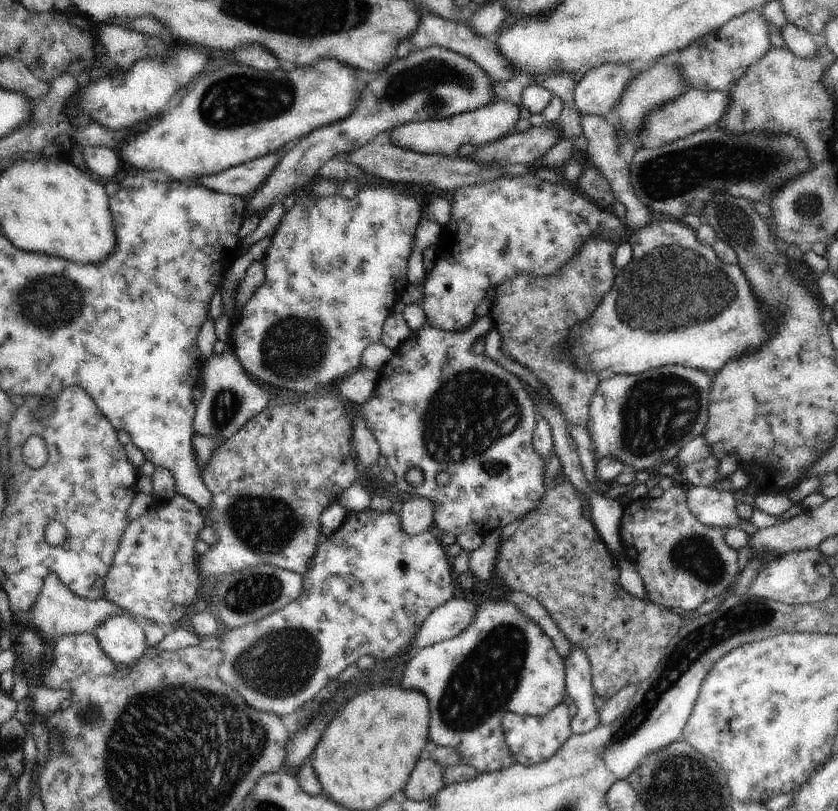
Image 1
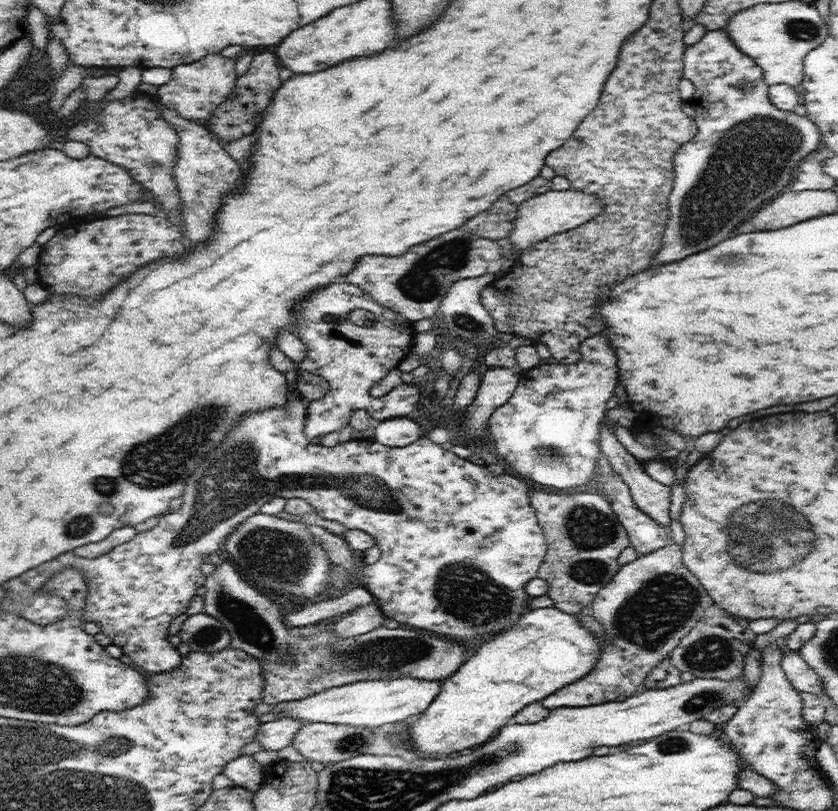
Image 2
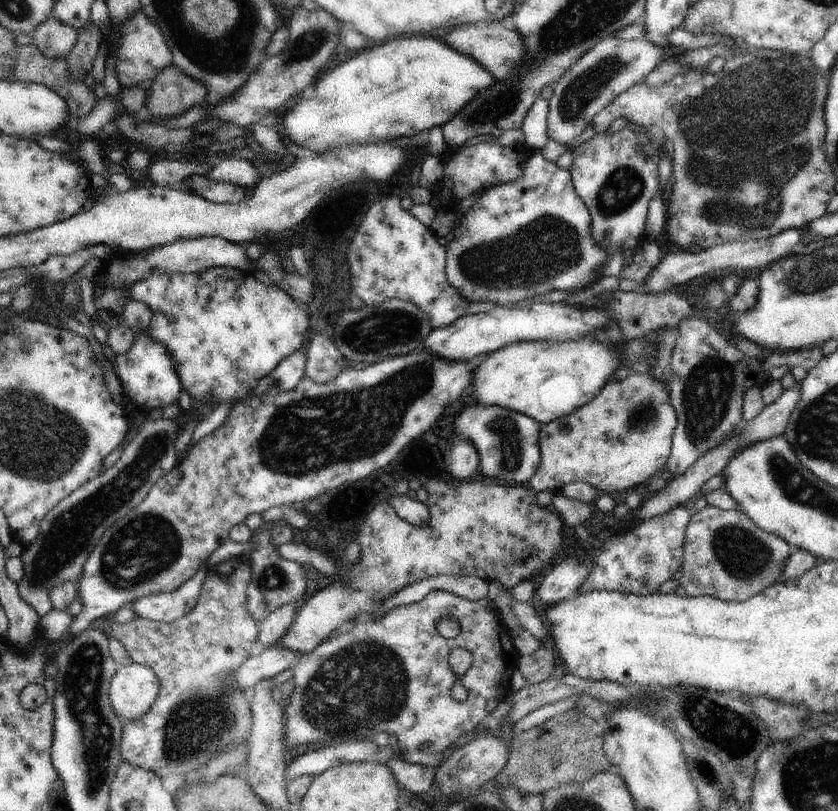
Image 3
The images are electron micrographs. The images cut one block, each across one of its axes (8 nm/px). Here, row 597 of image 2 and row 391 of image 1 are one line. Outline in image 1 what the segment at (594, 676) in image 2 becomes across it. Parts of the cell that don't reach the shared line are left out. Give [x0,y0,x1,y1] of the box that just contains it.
[585,366,710,472]

